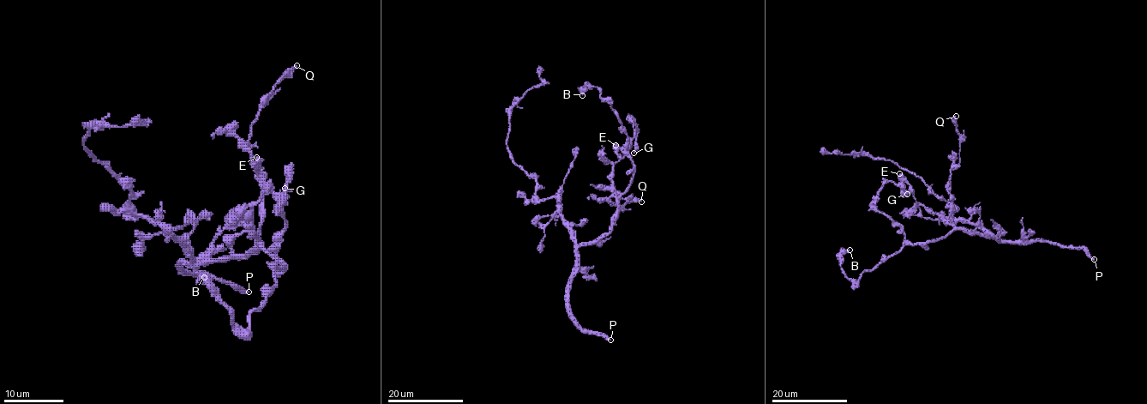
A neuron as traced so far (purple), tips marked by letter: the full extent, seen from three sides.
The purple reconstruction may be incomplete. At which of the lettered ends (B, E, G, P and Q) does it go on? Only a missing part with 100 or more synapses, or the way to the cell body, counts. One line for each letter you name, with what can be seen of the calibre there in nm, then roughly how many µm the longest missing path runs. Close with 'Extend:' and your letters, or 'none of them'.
P: Thickness 360 nm. Missing length about 250 µm
Extend: P

